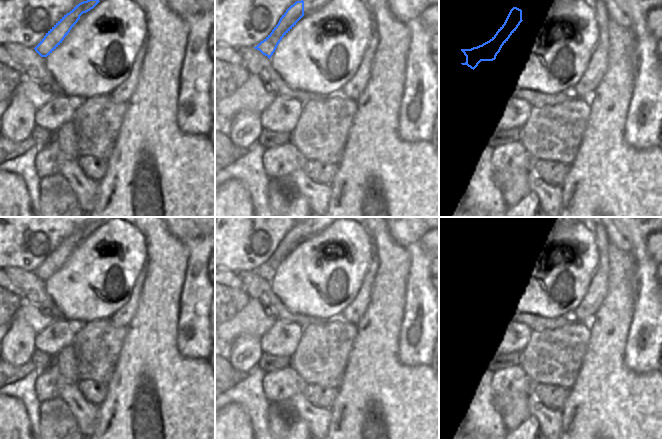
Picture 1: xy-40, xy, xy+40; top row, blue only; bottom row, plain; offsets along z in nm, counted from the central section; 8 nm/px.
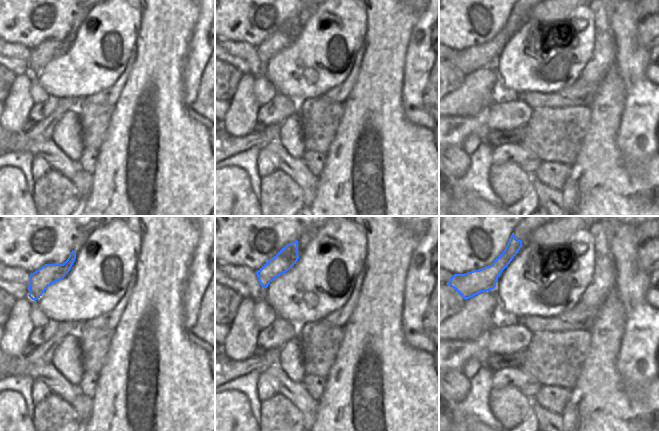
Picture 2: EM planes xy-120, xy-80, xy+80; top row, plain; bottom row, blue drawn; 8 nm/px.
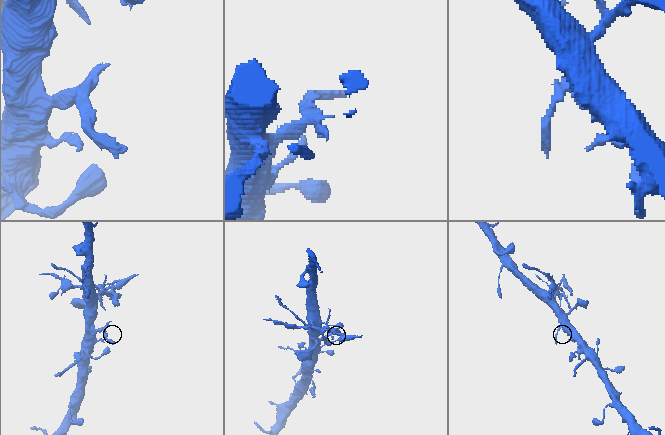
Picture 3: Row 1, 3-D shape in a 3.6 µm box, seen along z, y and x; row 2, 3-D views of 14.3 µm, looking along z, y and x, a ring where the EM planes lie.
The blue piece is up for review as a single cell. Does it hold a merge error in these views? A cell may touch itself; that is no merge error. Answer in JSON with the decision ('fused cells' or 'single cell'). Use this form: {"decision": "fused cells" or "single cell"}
{"decision": "fused cells"}

